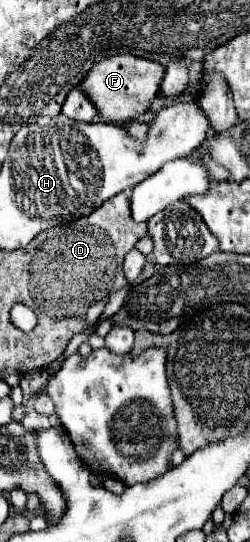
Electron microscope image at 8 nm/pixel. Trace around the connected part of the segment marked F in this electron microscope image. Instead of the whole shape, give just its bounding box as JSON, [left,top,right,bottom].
[80,53,164,123]

